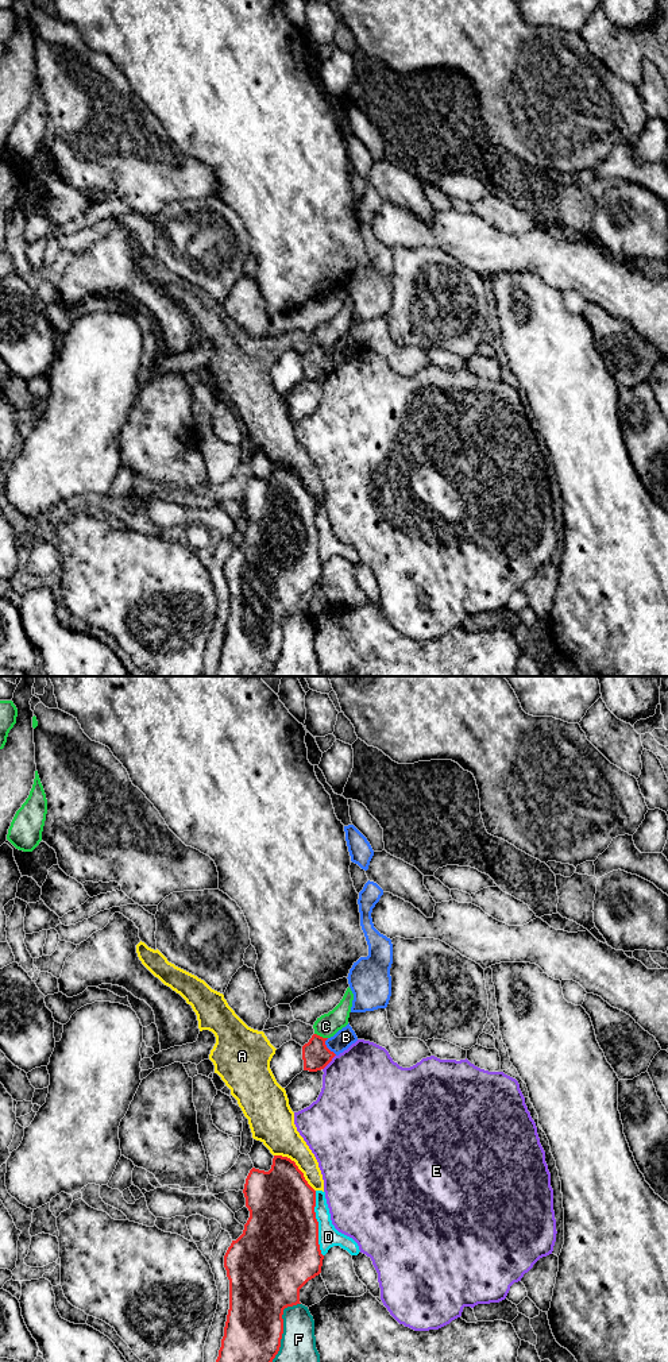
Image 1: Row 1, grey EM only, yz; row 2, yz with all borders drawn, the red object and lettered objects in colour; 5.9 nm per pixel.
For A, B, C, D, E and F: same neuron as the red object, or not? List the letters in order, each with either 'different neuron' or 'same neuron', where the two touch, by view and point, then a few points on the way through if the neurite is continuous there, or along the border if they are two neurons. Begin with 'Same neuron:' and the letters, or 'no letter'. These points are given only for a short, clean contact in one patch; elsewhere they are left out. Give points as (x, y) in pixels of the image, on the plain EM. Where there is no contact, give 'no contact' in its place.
Same neuron: B
A: different neuron; contact yz (297, 475)
B: same neuron; contact yz (327, 357); way yz (316, 365), (327, 357), (336, 354), (346, 346)
C: different neuron; contact yz (321, 346); border yz (315, 342), (327, 347)
D: different neuron; contact yz (317, 532)
E: different neuron; contact yz (329, 370)
F: different neuron; contact yz (282, 639)

